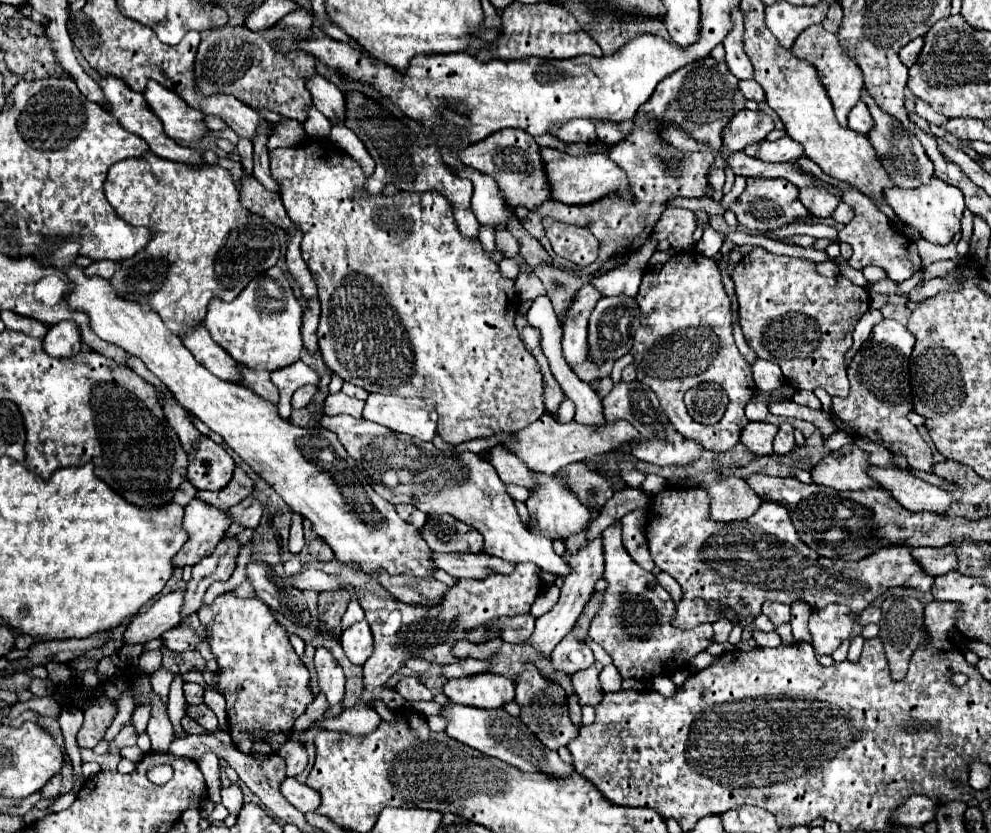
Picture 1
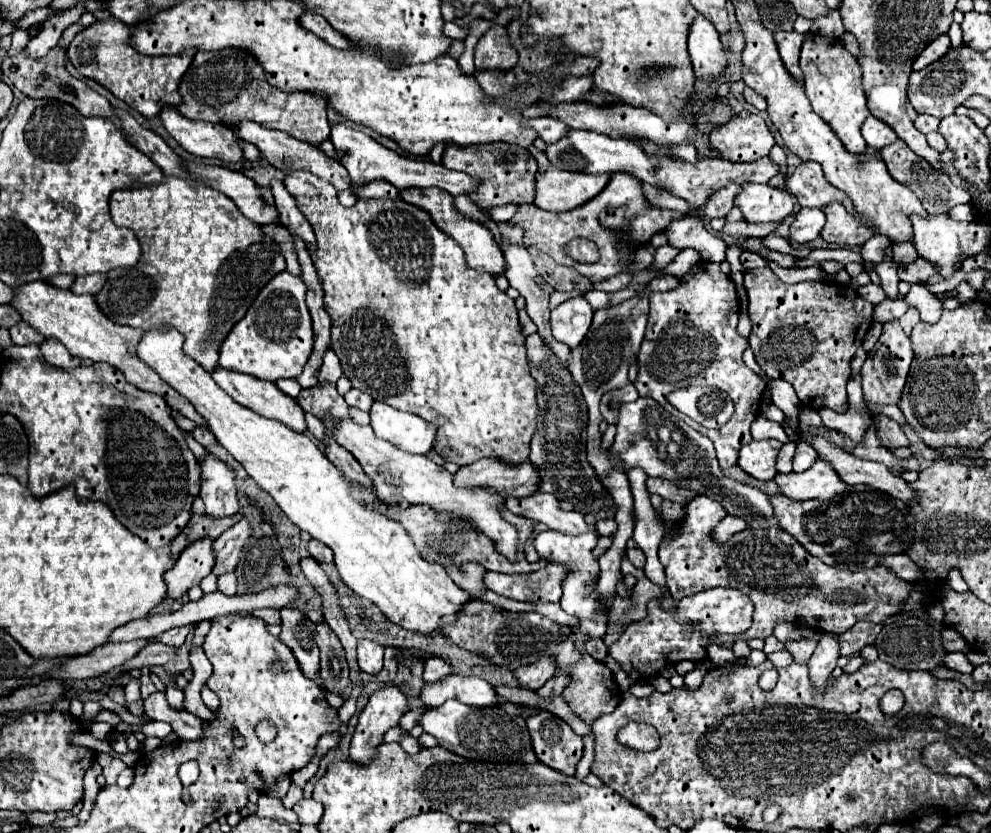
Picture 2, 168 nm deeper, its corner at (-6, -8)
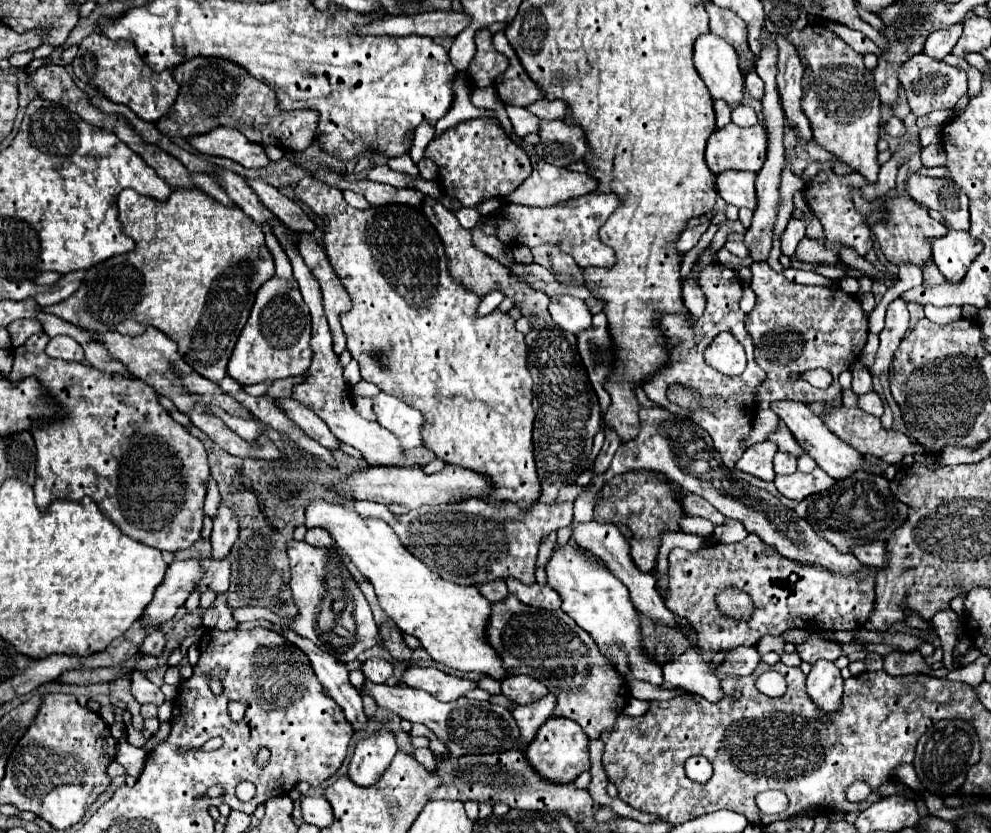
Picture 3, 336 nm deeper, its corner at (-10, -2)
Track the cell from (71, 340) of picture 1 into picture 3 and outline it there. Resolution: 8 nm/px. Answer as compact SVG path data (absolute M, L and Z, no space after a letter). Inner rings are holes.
M69 336L51 338L47 348L45 348L45 352L51 358L61 358L61 360L67 360L67 362L83 362L85 360L81 346L73 338L69 338Z

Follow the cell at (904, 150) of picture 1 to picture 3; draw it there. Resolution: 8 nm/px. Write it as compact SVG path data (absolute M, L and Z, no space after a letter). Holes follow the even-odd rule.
M911 174L907 180L909 196L925 206L939 210L943 224L953 230L969 230L969 206L963 190L945 178L927 178Z

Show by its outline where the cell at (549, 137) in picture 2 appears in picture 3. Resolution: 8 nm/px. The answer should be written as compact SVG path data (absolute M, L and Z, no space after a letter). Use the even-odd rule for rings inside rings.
M505 104L505 108L507 108L507 114L509 114L509 120L513 122L515 134L519 134L523 138L523 136L527 136L527 134L537 130L539 118L535 114L529 114L527 108L513 106L513 104Z

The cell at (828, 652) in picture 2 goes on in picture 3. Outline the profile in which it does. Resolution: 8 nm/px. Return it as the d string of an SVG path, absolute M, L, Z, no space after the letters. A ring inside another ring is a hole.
M819 660L807 676L807 694L825 714L835 714L841 708L843 678L833 662Z

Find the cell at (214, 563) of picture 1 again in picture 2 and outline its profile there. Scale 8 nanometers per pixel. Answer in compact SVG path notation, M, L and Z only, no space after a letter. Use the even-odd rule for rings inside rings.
M189 624L189 626L181 626L181 628L173 628L173 630L169 630L169 632L163 632L161 636L157 636L157 638L153 638L153 640L179 648L179 646L183 646L187 634L193 632L193 630L195 630L195 624Z

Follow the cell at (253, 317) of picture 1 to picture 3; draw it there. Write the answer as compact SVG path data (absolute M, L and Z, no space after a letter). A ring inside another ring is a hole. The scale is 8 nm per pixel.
M271 220L265 222L263 226L263 234L267 238L267 248L275 258L275 276L265 282L265 286L261 286L261 290L257 290L257 298L249 316L249 322L245 324L245 330L241 332L241 338L237 340L237 346L229 358L229 368L227 374L237 380L241 386L245 384L259 384L265 380L279 380L279 378L289 378L289 376L301 376L305 374L305 370L309 368L309 338L311 338L311 316L309 316L309 308L305 306L297 280L293 278L291 272L291 264L287 260L287 254L283 252L279 240L273 236L273 228L271 228Z

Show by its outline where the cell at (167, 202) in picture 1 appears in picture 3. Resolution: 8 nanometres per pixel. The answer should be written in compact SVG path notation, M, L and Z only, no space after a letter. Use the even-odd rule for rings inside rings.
M125 188L117 200L119 222L123 232L135 240L135 248L99 262L85 270L85 280L67 300L45 308L71 324L95 332L119 332L139 336L149 326L161 330L179 344L181 358L203 378L221 382L227 376L227 362L235 342L249 318L255 302L255 292L267 282L273 272L273 256L265 246L263 230L241 208L227 208L215 202L205 192L173 190L169 200L159 202Z

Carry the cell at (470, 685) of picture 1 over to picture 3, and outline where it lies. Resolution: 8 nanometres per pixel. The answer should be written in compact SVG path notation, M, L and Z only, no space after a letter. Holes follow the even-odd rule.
M409 666L403 672L401 682L411 688L421 688L441 702L457 700L465 692L477 688L477 684L471 680L461 680L461 678L445 674L437 668L419 668L419 666Z

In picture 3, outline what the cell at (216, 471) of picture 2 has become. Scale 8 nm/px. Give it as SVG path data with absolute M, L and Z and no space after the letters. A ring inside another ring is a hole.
M219 506L219 512L213 520L213 534L211 534L211 556L215 560L221 560L229 554L233 542L237 540L239 526L237 518L233 518L231 510L227 506Z

